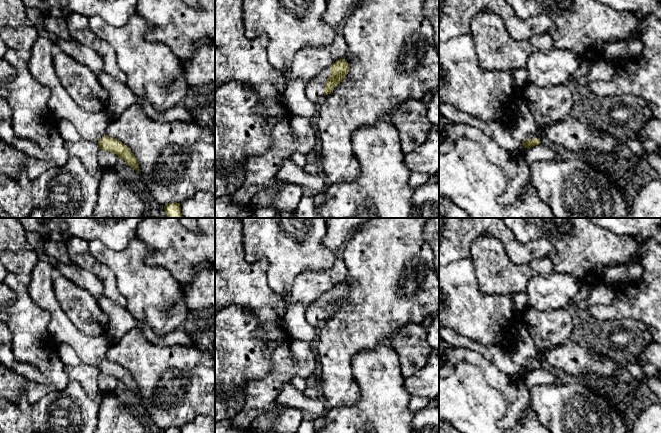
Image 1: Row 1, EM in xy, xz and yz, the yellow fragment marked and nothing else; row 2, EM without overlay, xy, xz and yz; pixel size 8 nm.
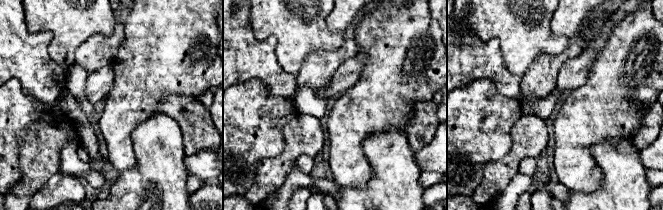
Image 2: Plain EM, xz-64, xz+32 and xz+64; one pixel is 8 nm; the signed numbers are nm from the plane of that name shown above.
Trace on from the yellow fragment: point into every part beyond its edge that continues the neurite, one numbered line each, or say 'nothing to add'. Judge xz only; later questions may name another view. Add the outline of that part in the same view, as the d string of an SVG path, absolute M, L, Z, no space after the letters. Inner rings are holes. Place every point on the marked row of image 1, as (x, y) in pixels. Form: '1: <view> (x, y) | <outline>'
1: xz (315, 88) | M330 67L324 69L317 77L305 84L306 95L309 100L316 102L324 95L327 78L331 74Z

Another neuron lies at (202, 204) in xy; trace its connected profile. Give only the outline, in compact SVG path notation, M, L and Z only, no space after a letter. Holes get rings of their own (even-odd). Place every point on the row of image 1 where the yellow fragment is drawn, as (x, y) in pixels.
M199 191L181 202L180 208L183 218L215 218L215 195Z

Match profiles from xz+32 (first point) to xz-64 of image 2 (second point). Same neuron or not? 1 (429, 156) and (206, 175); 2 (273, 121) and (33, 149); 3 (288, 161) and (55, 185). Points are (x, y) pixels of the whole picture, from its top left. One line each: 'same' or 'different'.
1: same
2: different
3: different

